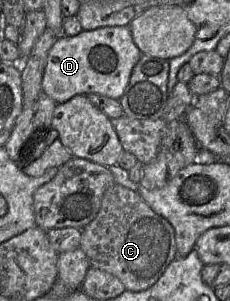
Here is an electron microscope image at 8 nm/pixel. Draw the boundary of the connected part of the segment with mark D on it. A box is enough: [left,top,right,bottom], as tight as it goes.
[42,26,141,104]

